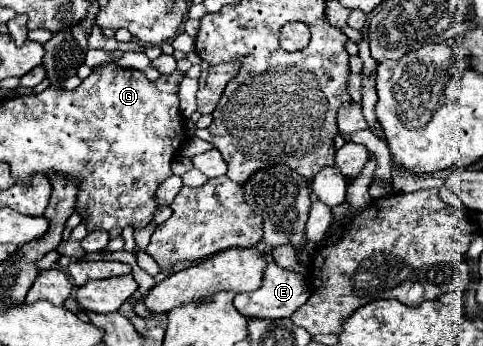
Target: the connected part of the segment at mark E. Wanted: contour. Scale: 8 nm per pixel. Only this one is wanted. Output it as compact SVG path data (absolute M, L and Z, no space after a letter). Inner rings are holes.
M270 260L266 264L266 270L264 270L262 288L256 290L256 292L238 294L234 298L234 306L236 306L236 310L240 314L250 316L250 318L270 318L270 320L286 318L286 316L290 318L302 304L306 304L310 294L312 294L312 286L310 286L310 280L306 276L290 272L290 270L284 270L274 260Z

